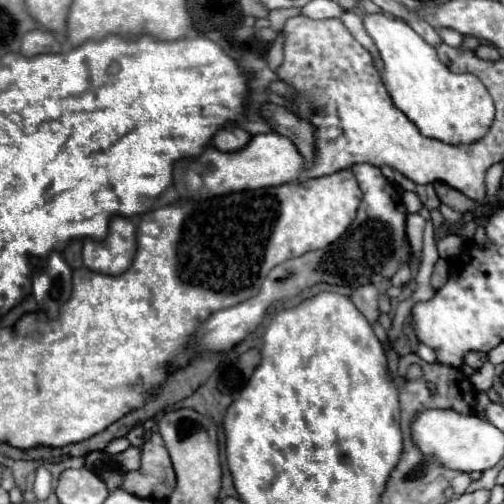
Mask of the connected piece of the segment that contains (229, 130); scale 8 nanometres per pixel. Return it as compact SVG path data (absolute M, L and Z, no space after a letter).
M227 124L227 128L219 130L215 136L213 136L213 146L221 152L237 152L237 150L243 150L249 140L253 136L249 132L245 132L243 128L239 126L233 126L233 124Z

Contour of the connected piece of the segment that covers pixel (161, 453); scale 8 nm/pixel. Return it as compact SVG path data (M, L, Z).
M155 432L143 446L141 468L127 472L123 490L145 500L161 502L167 500L175 488L175 472L171 458L163 444L163 438Z

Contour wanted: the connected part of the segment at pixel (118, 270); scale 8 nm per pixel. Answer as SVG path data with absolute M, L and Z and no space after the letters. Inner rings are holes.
M113 218L109 236L103 242L87 238L83 242L83 264L99 274L123 274L137 252L137 230L129 218Z

